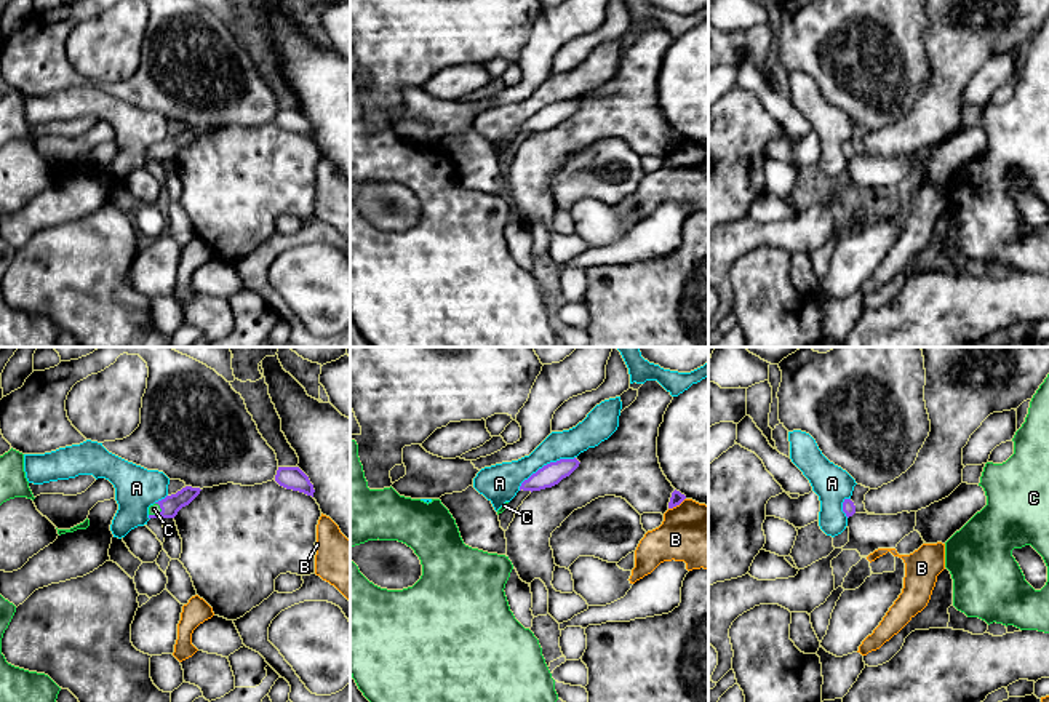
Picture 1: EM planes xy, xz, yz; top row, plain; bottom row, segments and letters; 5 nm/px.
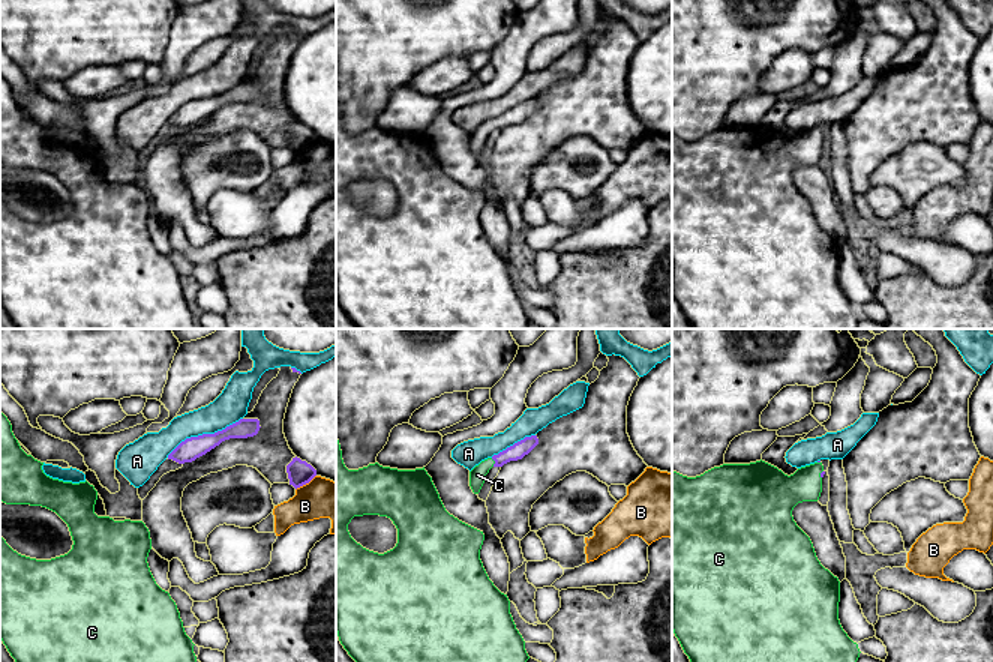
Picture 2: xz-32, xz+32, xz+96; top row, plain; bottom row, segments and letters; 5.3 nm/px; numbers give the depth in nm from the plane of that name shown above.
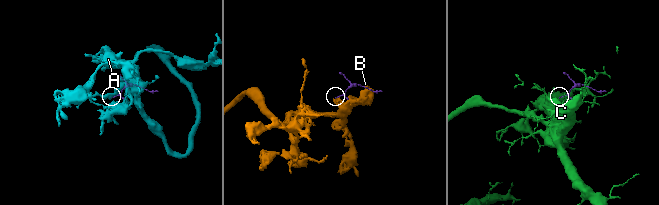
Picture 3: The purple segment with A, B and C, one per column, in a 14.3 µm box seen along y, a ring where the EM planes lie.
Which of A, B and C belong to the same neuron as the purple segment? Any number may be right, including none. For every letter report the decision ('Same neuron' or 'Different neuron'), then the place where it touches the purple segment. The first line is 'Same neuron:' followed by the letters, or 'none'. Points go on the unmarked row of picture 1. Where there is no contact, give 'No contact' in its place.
Same neuron: C
A: Different neuron. Touches purple at xz (544, 107)
B: Different neuron. Touches purple at xz (677, 146)
C: Same neuron. Touches purple at xy (160, 154)

